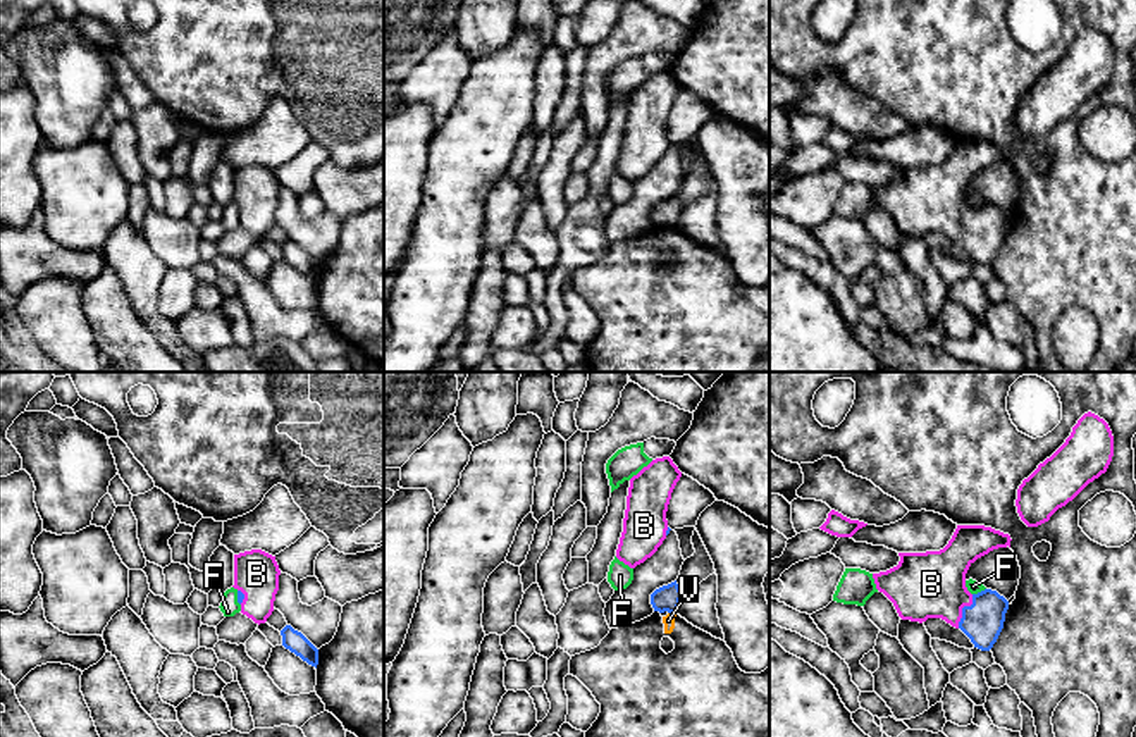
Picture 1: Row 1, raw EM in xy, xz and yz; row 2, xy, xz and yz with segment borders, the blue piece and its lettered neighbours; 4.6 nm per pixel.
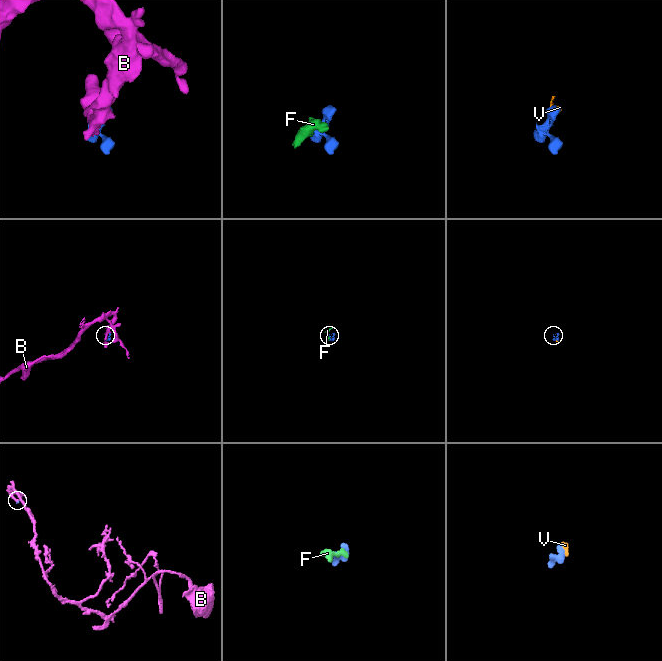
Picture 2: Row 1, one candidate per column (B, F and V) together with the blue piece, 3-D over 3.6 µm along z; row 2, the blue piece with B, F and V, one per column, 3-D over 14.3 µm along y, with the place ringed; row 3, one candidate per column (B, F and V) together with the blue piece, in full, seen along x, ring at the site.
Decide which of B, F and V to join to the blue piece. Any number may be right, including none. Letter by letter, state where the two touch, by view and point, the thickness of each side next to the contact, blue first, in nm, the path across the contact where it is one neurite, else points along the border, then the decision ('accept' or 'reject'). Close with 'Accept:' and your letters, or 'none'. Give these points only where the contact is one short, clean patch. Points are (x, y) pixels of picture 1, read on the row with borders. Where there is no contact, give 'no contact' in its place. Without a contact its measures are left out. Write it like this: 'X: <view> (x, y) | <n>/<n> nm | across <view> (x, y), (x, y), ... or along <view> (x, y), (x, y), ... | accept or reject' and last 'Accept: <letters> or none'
B: yz (963, 610) | 190/320 nm | accept
F: yz (978, 593) | 190/60 nm | reject
V: xz (672, 612) | 120/60 nm | along xz (668, 612), (675, 613) | reject
Accept: B

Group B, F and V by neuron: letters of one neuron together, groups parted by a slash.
B / F / V

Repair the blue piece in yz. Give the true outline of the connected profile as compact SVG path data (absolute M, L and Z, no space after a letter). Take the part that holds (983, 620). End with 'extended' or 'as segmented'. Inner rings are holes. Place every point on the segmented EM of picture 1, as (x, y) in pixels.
M957 525L943 549L898 553L898 565L873 579L902 620L942 618L960 629L974 647L990 651L1003 629L1009 601L991 589L971 594L966 573L978 558L1010 548L1010 541L991 527Z; extended

